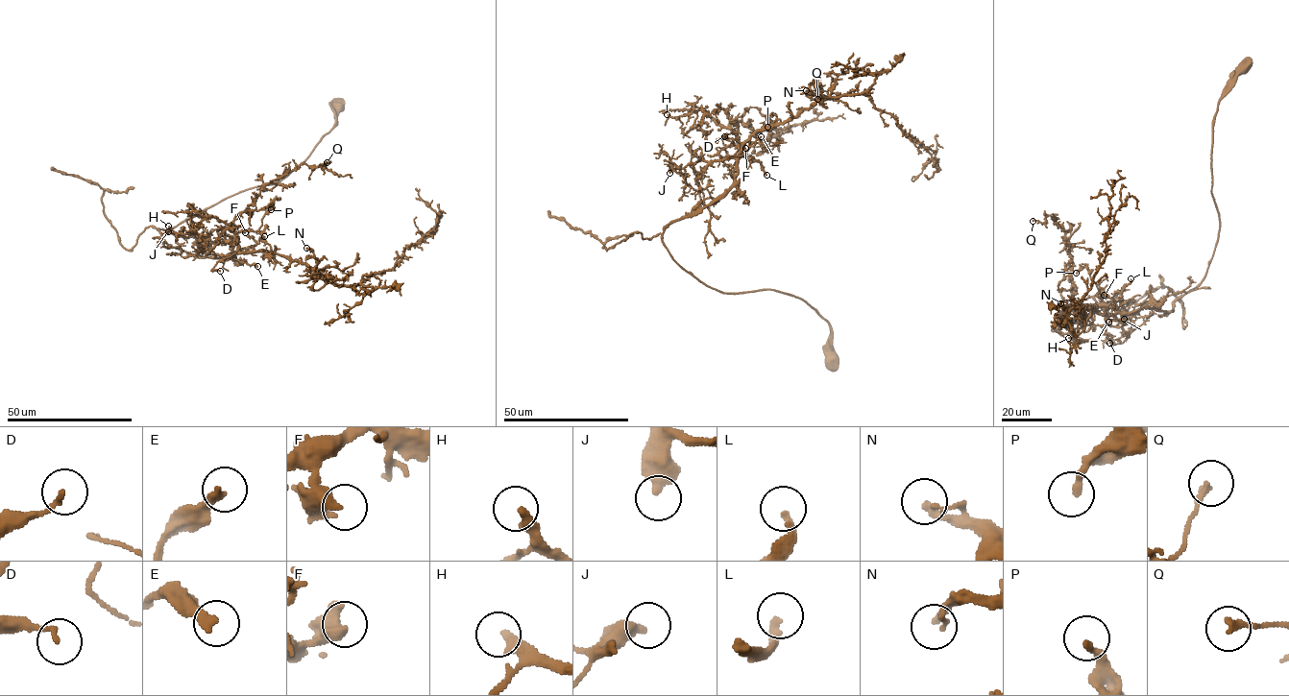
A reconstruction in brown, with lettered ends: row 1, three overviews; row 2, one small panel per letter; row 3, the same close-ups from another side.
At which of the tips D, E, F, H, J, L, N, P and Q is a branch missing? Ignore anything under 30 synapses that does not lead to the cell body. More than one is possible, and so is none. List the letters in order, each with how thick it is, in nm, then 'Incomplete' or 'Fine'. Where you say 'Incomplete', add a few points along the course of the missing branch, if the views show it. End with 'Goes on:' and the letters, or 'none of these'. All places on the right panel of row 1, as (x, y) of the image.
D: Thickness 140 nm. Fine
E: Thickness 320 nm. Fine
F: Thickness 360 nm. Fine
H: Thickness 320 nm. Incomplete. Course of what is missing: (1068, 338), (1066, 336), (1074, 332), (1083, 316), (1092, 317)
J: Thickness 420 nm. Fine
L: Thickness 240 nm. Incomplete. Course of what is missing: (1130, 278), (1125, 273), (1130, 248)
N: Thickness 200 nm. Fine
P: Thickness 200 nm. Fine
Q: Thickness 220 nm. Fine
Goes on: H, L

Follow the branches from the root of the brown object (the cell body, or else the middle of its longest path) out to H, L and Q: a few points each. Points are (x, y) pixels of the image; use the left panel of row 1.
H: (337, 104), (337, 125), (281, 179), (158, 228), (189, 252), (233, 255), (236, 232), (211, 216), (168, 226)
L: (337, 104), (337, 125), (281, 179), (158, 229), (170, 246), (208, 257), (233, 255), (264, 236)
Q: (337, 104), (337, 125), (281, 179), (158, 230), (189, 252), (233, 255), (231, 224), (259, 191), (327, 162)

